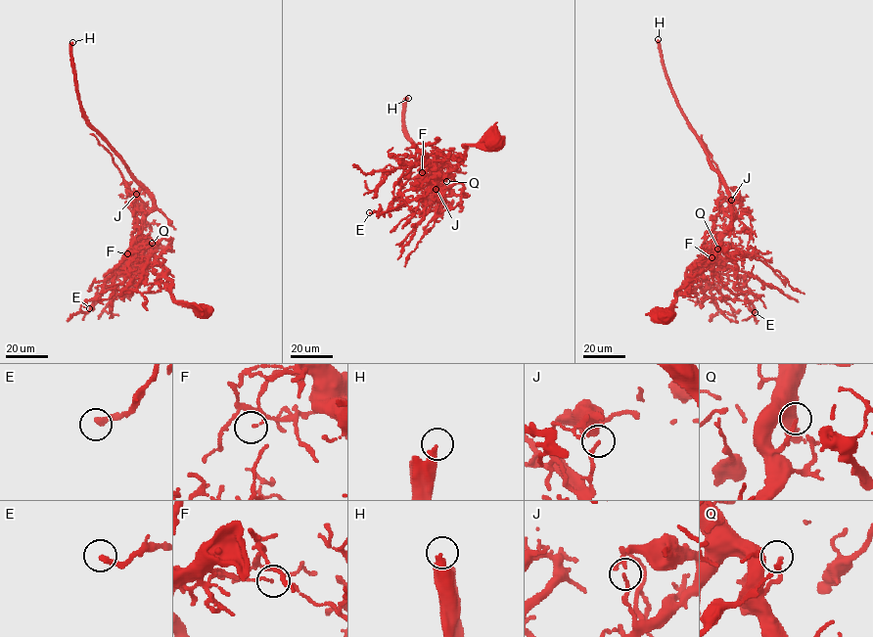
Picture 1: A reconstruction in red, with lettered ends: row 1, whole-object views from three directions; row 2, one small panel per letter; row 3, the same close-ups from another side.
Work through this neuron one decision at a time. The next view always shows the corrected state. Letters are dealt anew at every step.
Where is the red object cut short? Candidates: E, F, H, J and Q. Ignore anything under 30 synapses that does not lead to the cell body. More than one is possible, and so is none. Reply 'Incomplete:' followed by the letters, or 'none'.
Incomplete: H

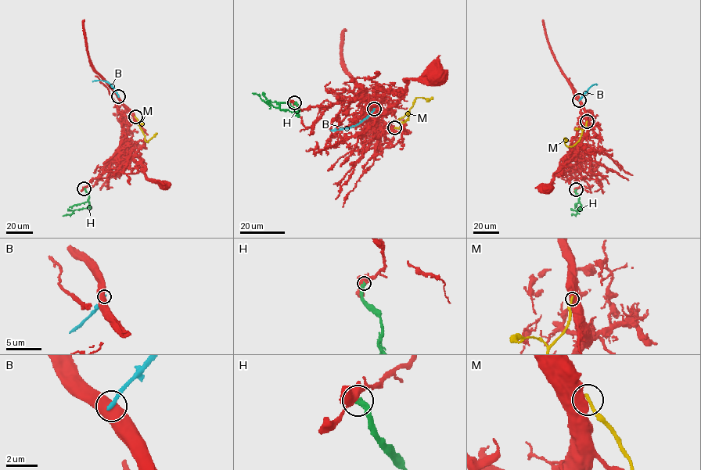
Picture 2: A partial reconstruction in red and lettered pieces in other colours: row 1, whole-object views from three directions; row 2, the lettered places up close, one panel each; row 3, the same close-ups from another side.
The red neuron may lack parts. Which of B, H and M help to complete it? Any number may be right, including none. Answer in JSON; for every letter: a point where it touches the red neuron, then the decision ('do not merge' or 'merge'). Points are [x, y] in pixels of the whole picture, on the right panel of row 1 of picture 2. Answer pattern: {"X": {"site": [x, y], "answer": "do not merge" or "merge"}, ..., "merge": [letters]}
{"B": {"site": [579, 100], "answer": "do not merge"}, "H": {"site": [576, 189], "answer": "do not merge"}, "M": {"site": [587, 121], "answer": "do not merge"}, "merge": []}

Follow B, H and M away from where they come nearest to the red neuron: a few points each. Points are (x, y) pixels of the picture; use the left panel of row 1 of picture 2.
B: (118, 96), (106, 81), (92, 81)
H: (84, 188), (88, 195), (87, 208), (62, 216)
M: (134, 116), (145, 141), (157, 133)

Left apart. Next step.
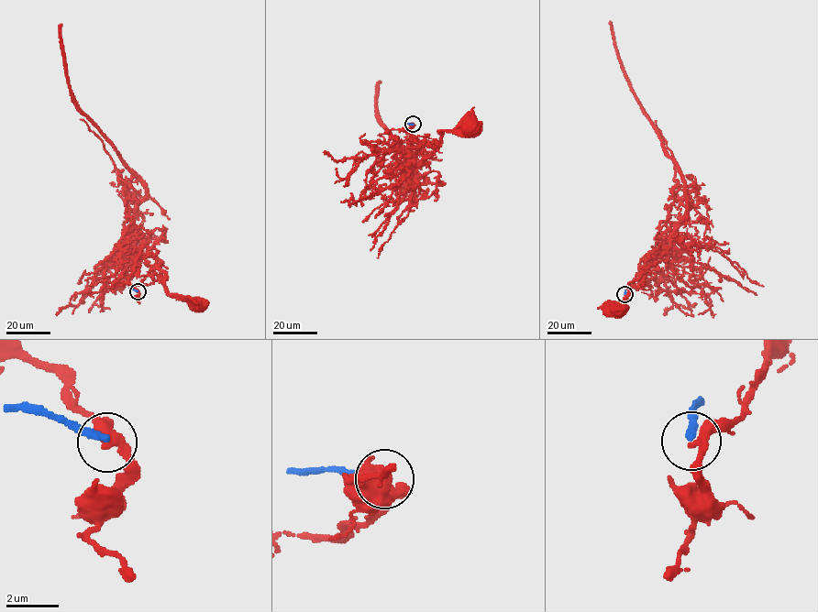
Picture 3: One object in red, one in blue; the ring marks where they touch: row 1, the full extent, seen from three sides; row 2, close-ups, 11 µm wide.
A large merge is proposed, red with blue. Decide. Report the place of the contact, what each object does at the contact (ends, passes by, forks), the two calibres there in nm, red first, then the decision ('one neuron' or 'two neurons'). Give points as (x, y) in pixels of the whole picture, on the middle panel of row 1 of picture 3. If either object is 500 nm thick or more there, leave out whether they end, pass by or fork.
place (413, 124); red passes by; blue ends; calibres 400 and 280 nm; two neurons

